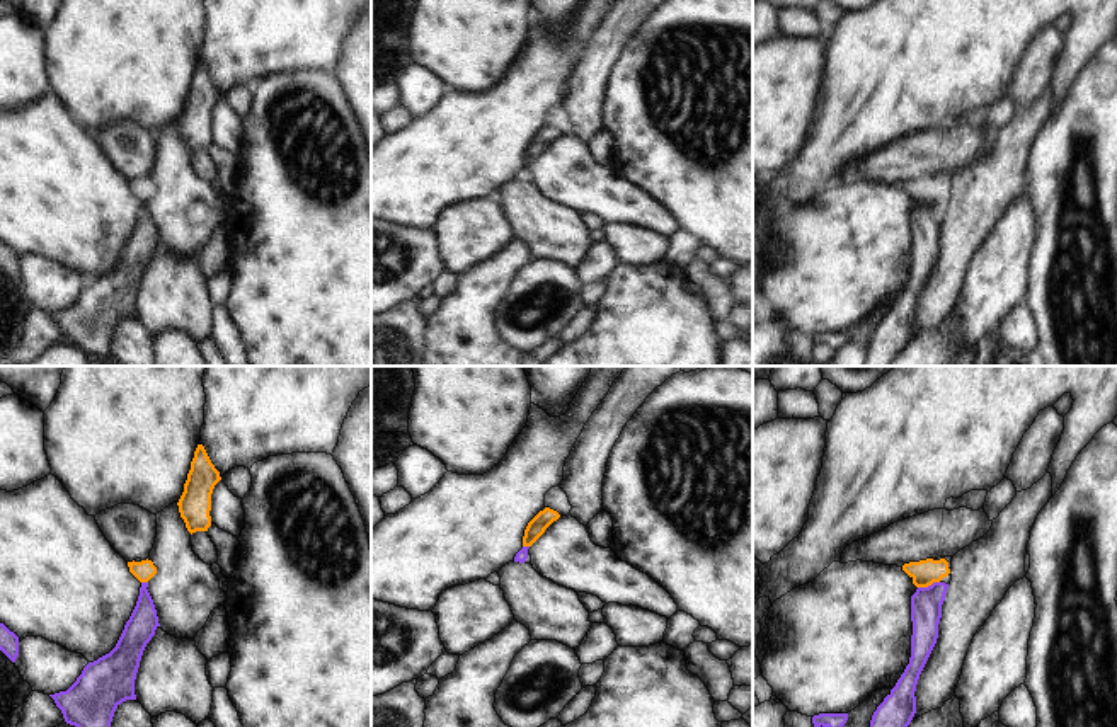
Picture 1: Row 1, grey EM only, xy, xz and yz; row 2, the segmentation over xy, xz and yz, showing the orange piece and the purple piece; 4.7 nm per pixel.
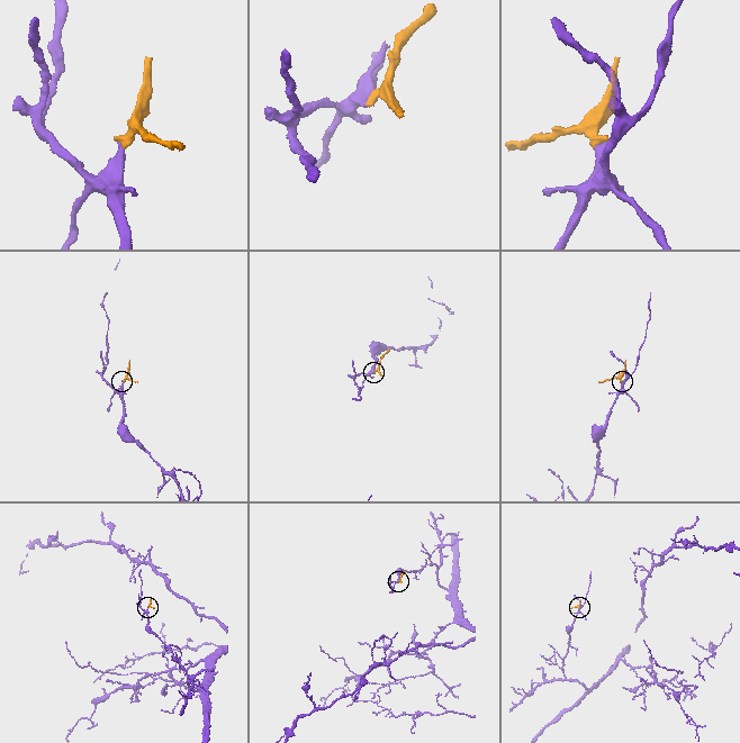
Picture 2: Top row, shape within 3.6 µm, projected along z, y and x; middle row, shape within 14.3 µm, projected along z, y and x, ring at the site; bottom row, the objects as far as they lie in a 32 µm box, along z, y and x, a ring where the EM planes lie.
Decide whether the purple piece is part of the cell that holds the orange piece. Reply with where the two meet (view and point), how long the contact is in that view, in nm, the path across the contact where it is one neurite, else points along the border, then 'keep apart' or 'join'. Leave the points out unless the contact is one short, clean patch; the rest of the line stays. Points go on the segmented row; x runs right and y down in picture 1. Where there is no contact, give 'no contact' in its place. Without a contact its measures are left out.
yz (928, 584) | 110 nm | across yz (925, 572), (928, 584), (927, 603) | join

